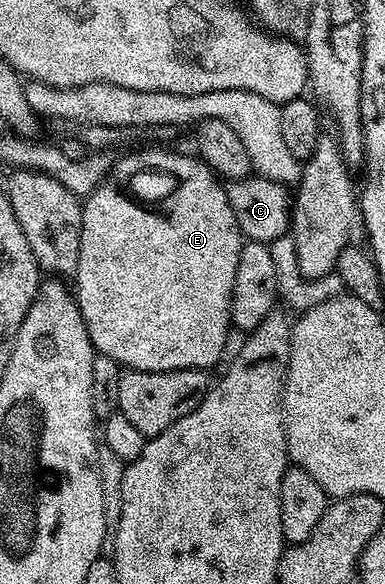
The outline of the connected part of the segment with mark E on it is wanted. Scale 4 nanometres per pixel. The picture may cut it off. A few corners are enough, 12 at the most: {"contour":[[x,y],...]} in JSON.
{"contour":[[144,147],[82,204],[92,348],[211,370],[242,234],[199,156]]}

